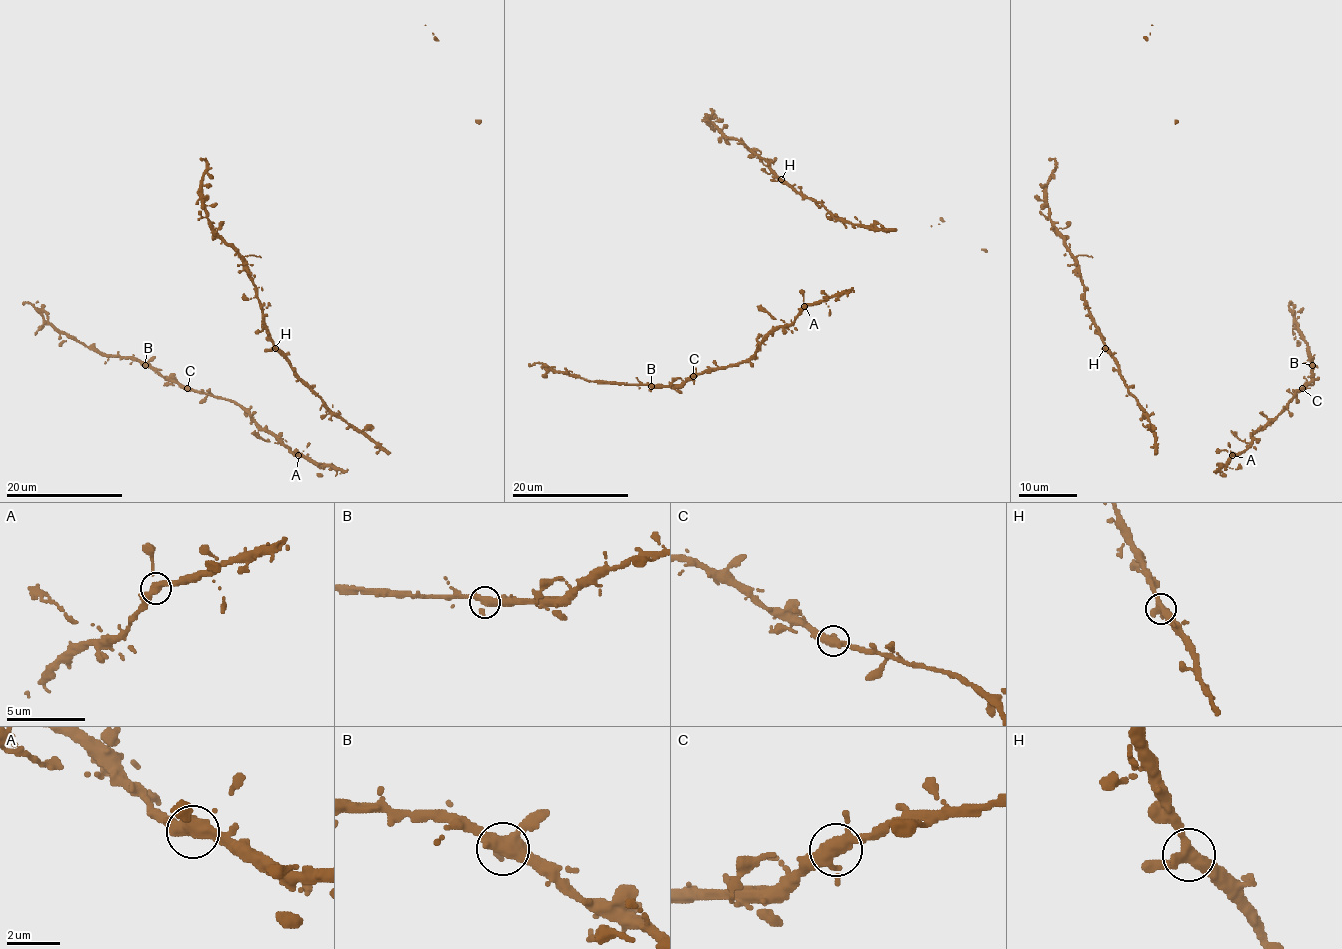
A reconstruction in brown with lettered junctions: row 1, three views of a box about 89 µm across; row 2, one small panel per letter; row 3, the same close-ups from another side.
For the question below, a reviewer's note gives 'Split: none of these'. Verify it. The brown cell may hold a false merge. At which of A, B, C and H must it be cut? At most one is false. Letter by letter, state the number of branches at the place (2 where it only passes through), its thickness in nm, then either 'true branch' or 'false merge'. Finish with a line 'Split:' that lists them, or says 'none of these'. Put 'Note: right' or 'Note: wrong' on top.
Note: right
A: 3 | 360 nm | true branch
B: 3 | 400 nm | true branch
C: 3 | 400 nm | true branch
H: 3 | 400 nm | true branch
Split: none of these

